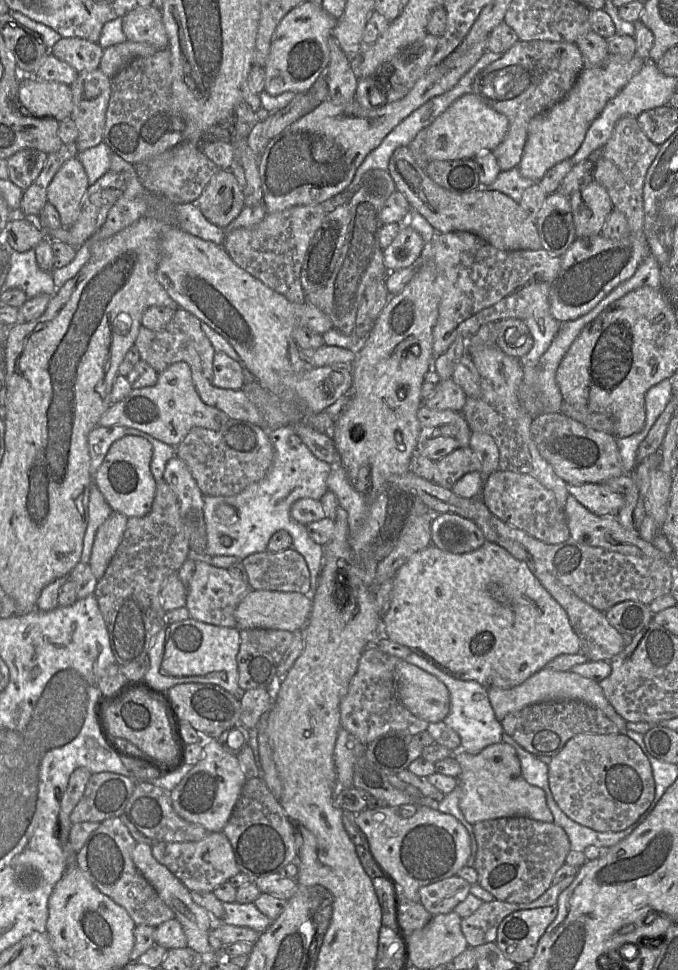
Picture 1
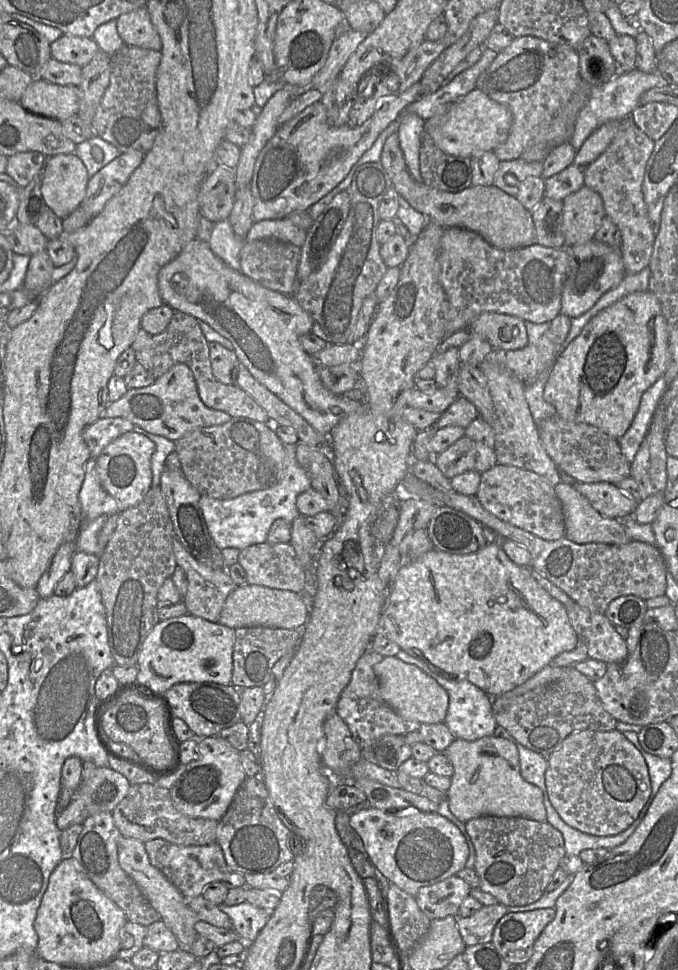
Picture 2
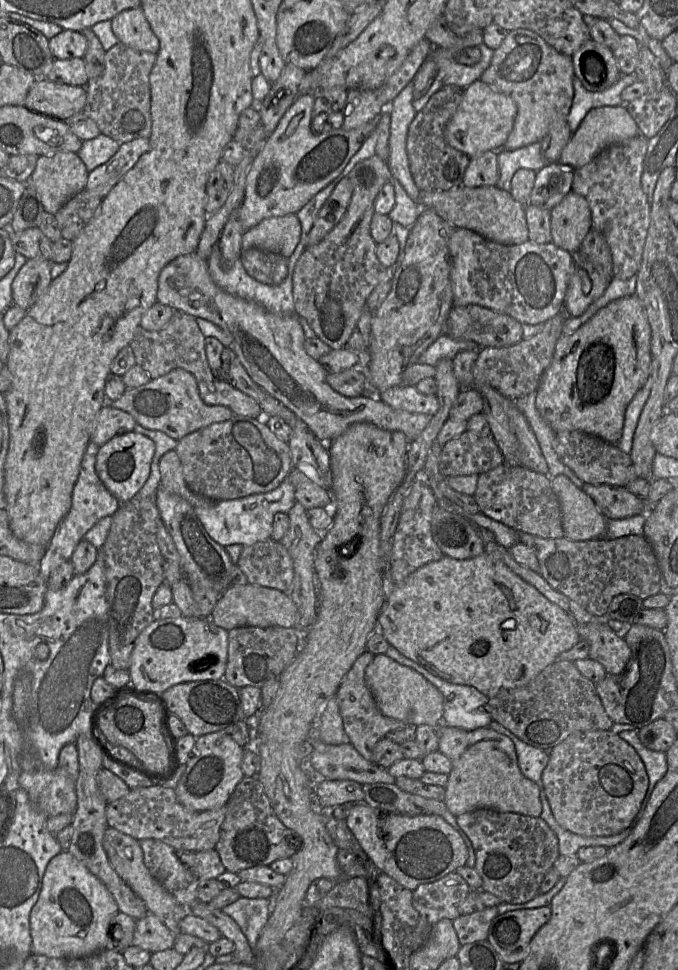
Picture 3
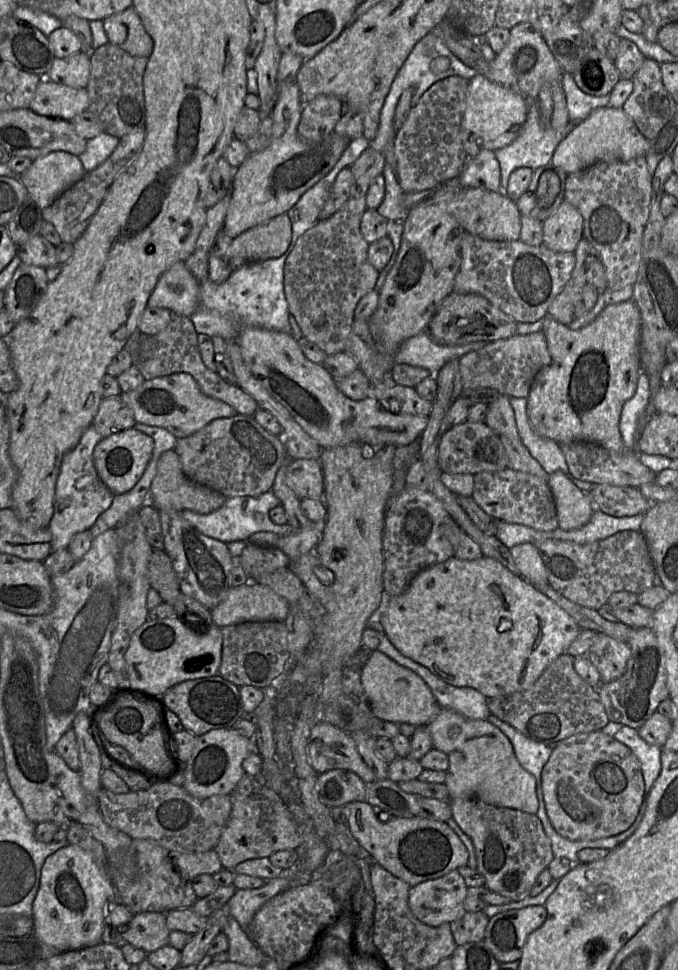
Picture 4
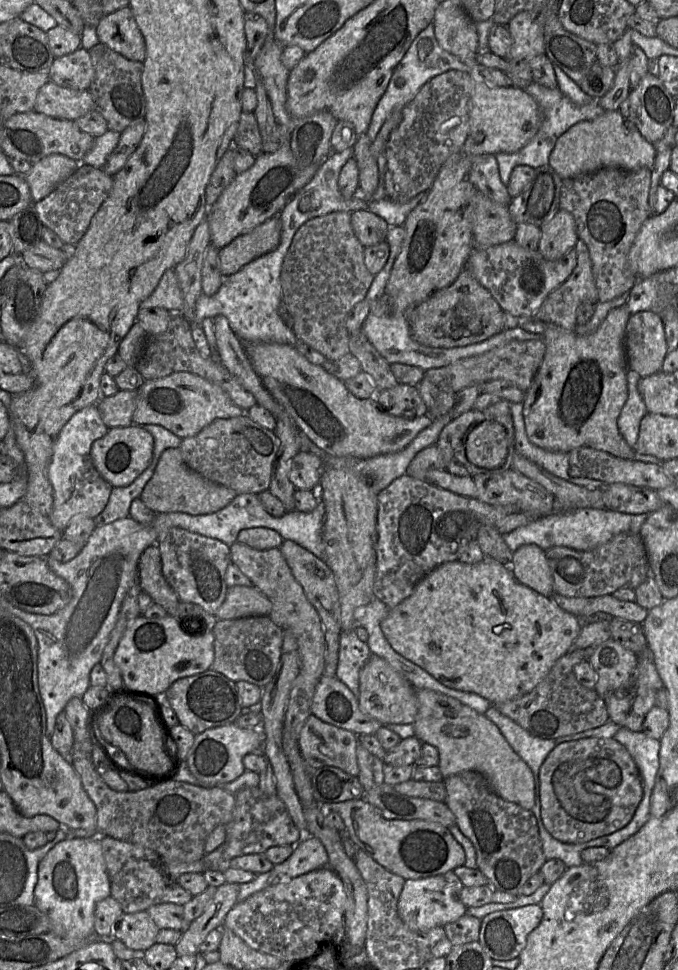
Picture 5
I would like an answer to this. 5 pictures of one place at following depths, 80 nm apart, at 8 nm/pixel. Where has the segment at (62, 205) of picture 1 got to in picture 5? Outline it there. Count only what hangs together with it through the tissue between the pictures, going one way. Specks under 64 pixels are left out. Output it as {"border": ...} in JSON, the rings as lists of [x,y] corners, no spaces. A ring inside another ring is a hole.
{"border":[[[52,154],[32,163],[29,172],[24,175],[31,192],[32,203],[50,194],[59,183],[76,171],[79,164],[61,154]]]}

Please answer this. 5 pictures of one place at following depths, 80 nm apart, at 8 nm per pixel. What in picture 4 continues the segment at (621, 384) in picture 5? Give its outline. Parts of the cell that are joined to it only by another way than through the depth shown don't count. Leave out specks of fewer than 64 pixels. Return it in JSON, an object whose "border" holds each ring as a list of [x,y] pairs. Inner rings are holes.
{"border":[[[633,300],[617,303],[606,307],[598,317],[588,324],[587,326],[579,329],[572,330],[562,323],[554,320],[553,318],[547,316],[542,320],[542,331],[545,334],[548,351],[551,357],[551,363],[540,370],[540,372],[535,377],[529,394],[527,396],[527,409],[526,413],[529,419],[529,422],[533,430],[543,438],[551,439],[557,442],[558,444],[565,444],[572,441],[590,441],[605,449],[615,452],[618,454],[634,453],[635,450],[628,451],[623,443],[621,433],[619,431],[619,420],[622,407],[626,401],[628,401],[634,394],[637,388],[637,383],[640,374],[642,373],[640,355],[639,355],[639,341],[641,333],[641,314],[639,308]]]}

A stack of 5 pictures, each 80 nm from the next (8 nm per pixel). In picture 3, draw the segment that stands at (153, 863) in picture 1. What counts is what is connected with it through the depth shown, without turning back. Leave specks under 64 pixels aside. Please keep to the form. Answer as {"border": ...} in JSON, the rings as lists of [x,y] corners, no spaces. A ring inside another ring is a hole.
{"border":[[[108,827],[103,838],[103,847],[114,870],[134,893],[143,900],[149,913],[157,916],[175,936],[181,934],[179,923],[188,914],[188,909],[186,906],[180,904],[175,897],[152,876],[144,863],[144,854],[139,840]]]}

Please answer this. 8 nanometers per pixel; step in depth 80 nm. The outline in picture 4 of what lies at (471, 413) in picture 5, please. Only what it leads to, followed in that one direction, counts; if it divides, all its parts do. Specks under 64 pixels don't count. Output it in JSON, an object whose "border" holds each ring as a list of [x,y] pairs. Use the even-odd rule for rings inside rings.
{"border":[[[468,420],[451,427],[443,434],[438,446],[438,464],[440,470],[445,473],[472,475],[481,472],[499,471],[508,467],[505,450],[498,434],[490,429],[485,422],[470,422]],[[482,440],[490,442],[495,455],[494,460],[485,461],[476,456],[476,446]]]}

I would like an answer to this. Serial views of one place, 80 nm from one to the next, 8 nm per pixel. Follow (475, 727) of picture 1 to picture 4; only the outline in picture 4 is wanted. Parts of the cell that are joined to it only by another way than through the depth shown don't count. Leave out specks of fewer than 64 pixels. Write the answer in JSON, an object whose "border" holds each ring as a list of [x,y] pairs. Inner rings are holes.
{"border":[[[378,614],[373,617],[369,627],[374,627],[379,632],[380,643],[377,650],[421,677],[442,709],[453,710],[470,719],[488,719],[491,712],[487,705],[488,699],[482,693],[471,687],[452,686],[427,668],[400,654],[379,628]]]}

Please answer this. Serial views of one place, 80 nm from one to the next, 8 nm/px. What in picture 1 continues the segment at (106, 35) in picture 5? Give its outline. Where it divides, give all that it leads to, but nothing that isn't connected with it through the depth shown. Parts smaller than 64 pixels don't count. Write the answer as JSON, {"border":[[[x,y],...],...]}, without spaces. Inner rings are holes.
{"border":[[[154,4],[134,9],[123,16],[122,29],[127,41],[146,43],[159,49],[168,46],[160,9]]]}

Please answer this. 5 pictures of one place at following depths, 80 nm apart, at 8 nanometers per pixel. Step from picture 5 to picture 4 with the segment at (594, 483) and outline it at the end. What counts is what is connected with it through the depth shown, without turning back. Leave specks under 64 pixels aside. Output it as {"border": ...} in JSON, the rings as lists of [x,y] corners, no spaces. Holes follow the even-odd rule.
{"border":[[[510,398],[510,404],[514,411],[518,434],[523,445],[545,472],[551,475],[560,471],[581,491],[589,493],[596,485],[578,480],[571,475],[560,444],[541,437],[533,430],[526,413],[527,398]]]}

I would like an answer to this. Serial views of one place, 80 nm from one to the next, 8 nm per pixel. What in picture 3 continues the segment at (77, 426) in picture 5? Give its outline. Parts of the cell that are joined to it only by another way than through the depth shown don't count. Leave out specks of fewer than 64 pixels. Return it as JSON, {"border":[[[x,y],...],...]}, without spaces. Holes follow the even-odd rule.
{"border":[[[90,441],[82,459],[79,477],[73,488],[71,508],[57,526],[38,565],[39,573],[44,580],[48,580],[51,572],[59,565],[71,560],[76,546],[84,539],[87,531],[101,518],[113,517],[121,507],[121,503],[108,491],[97,475],[96,458],[98,450],[99,446]]]}

